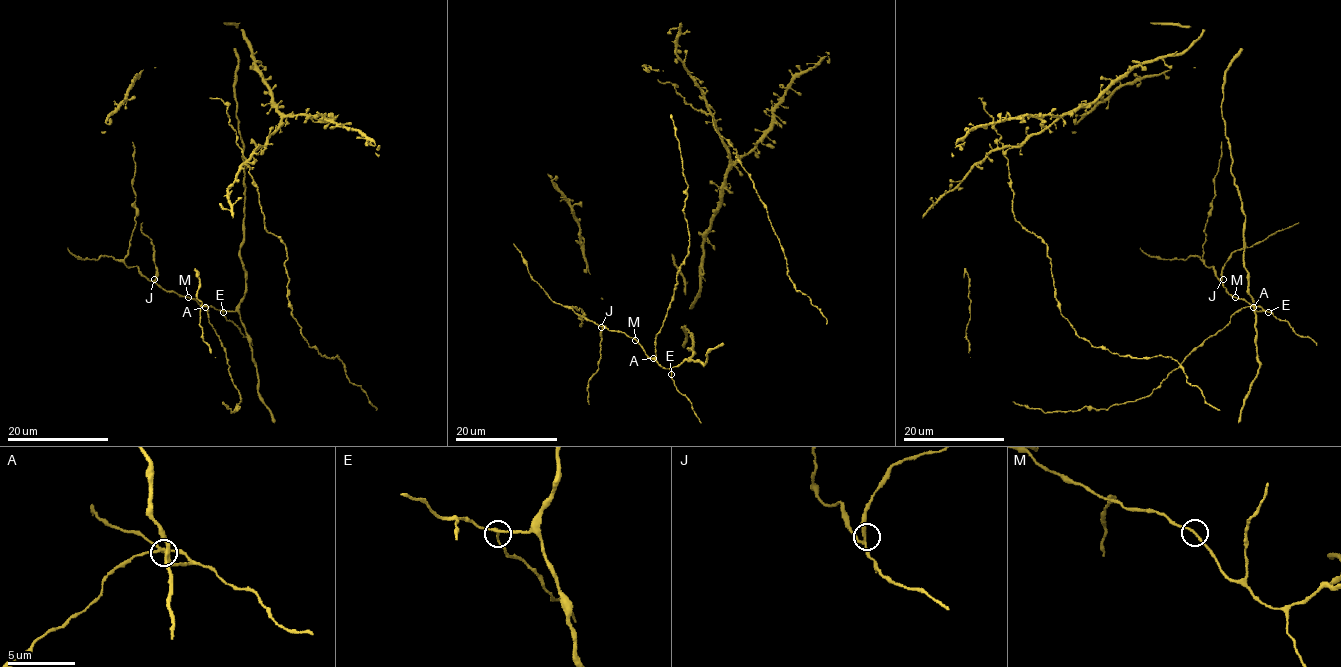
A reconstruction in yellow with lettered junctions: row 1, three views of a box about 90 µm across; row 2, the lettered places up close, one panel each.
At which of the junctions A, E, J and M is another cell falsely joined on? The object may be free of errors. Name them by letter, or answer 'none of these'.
none of these

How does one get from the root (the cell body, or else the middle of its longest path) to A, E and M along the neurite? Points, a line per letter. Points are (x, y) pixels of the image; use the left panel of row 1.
A: (236, 68), (234, 99), (244, 161), (244, 228), (240, 261), (245, 273), (245, 294), (234, 311), (205, 307)
E: (236, 68), (234, 99), (244, 161), (244, 228), (240, 261), (245, 273), (245, 294), (234, 311), (223, 312)
M: (236, 68), (234, 99), (244, 161), (240, 261), (245, 273), (245, 294), (234, 311), (201, 306), (188, 297)

